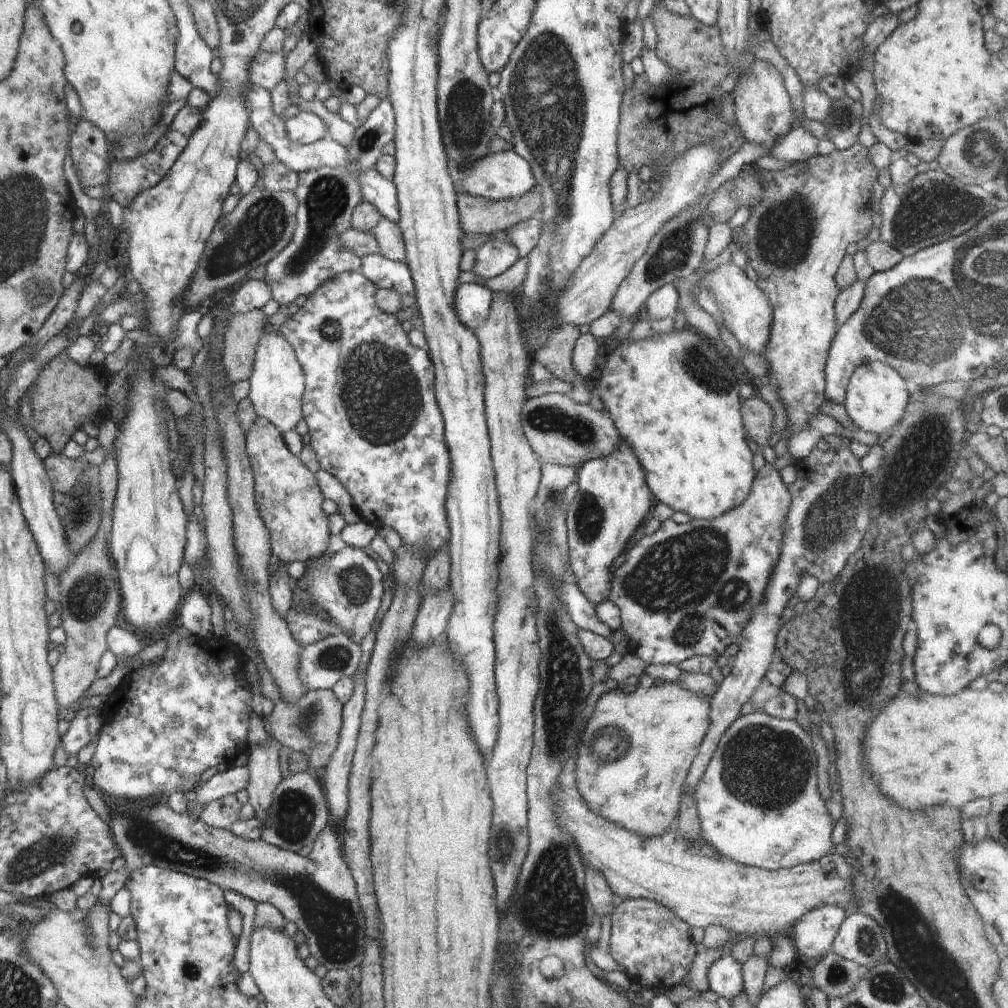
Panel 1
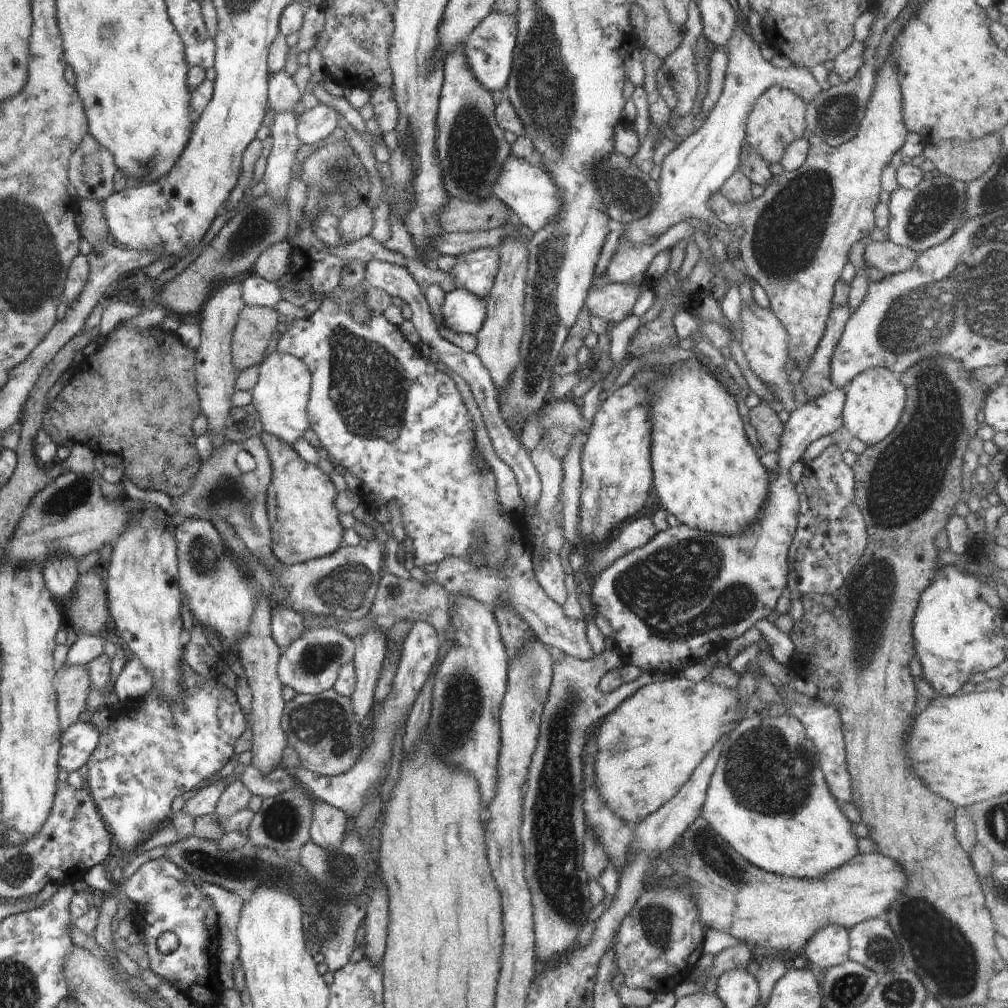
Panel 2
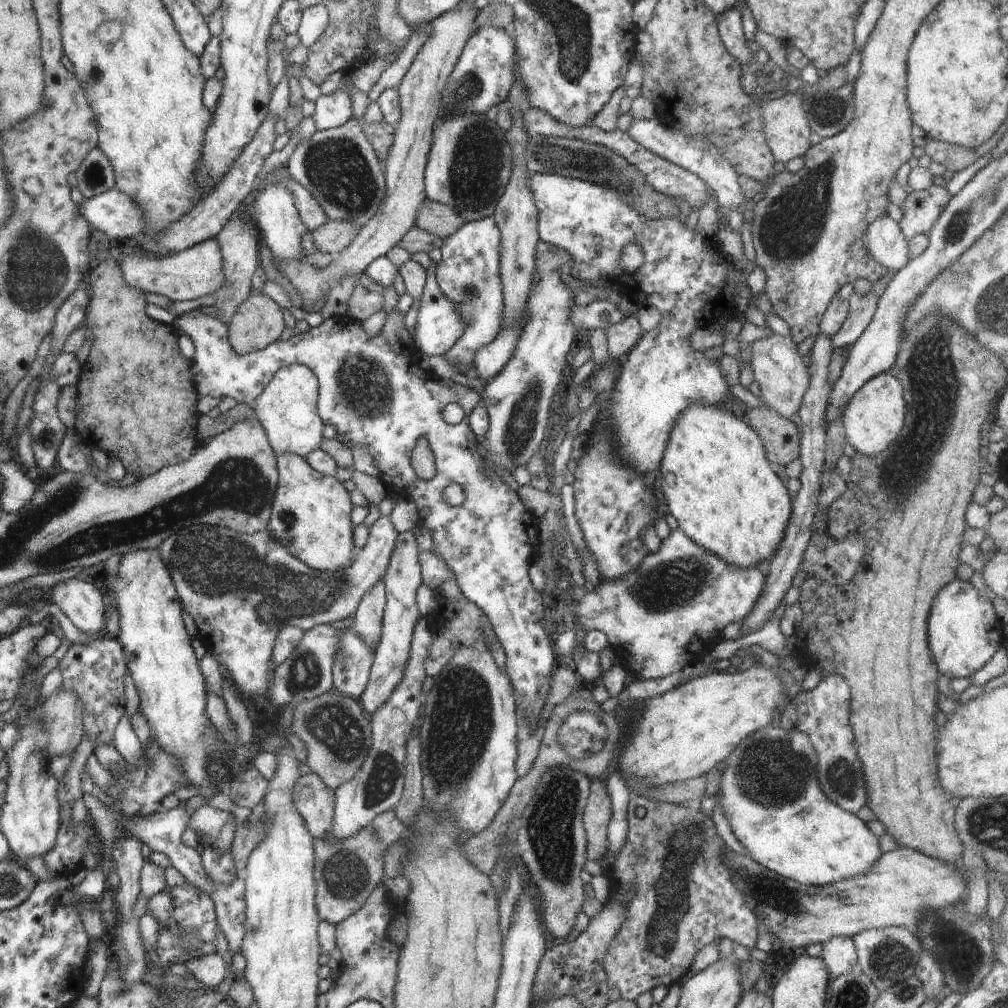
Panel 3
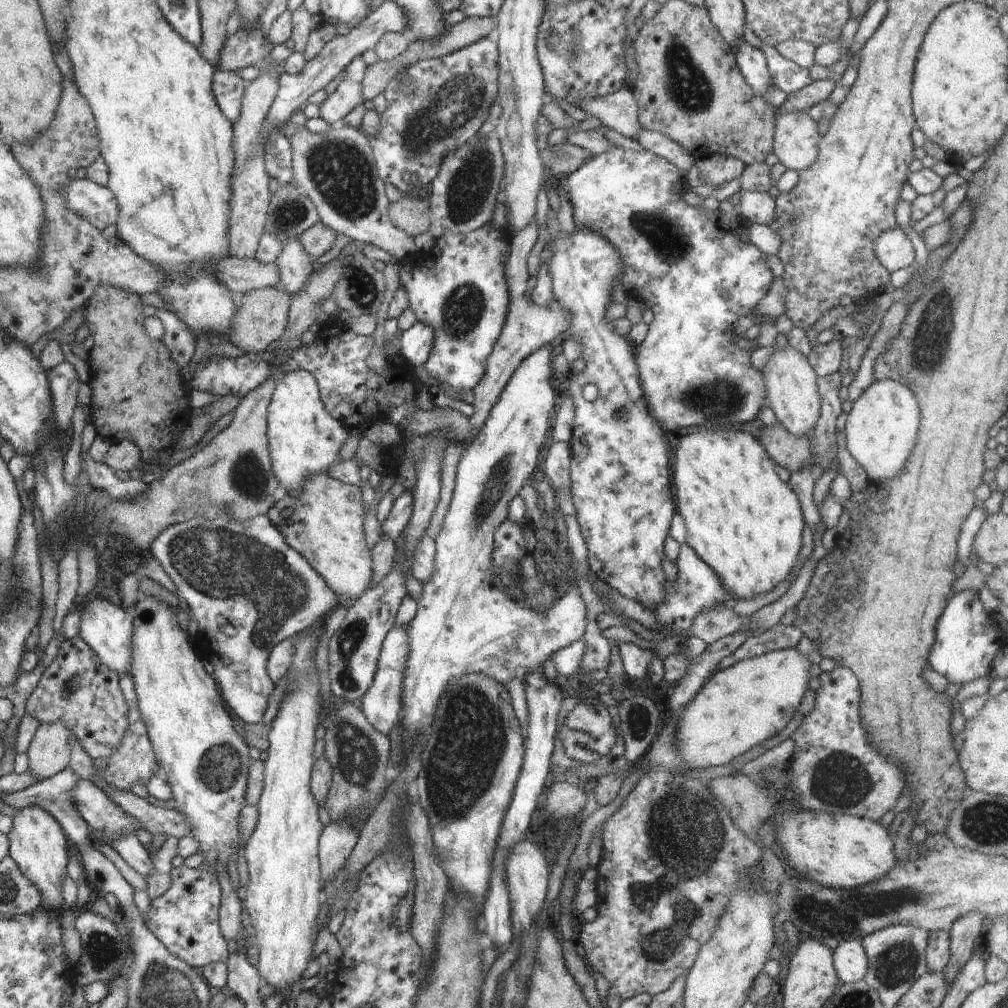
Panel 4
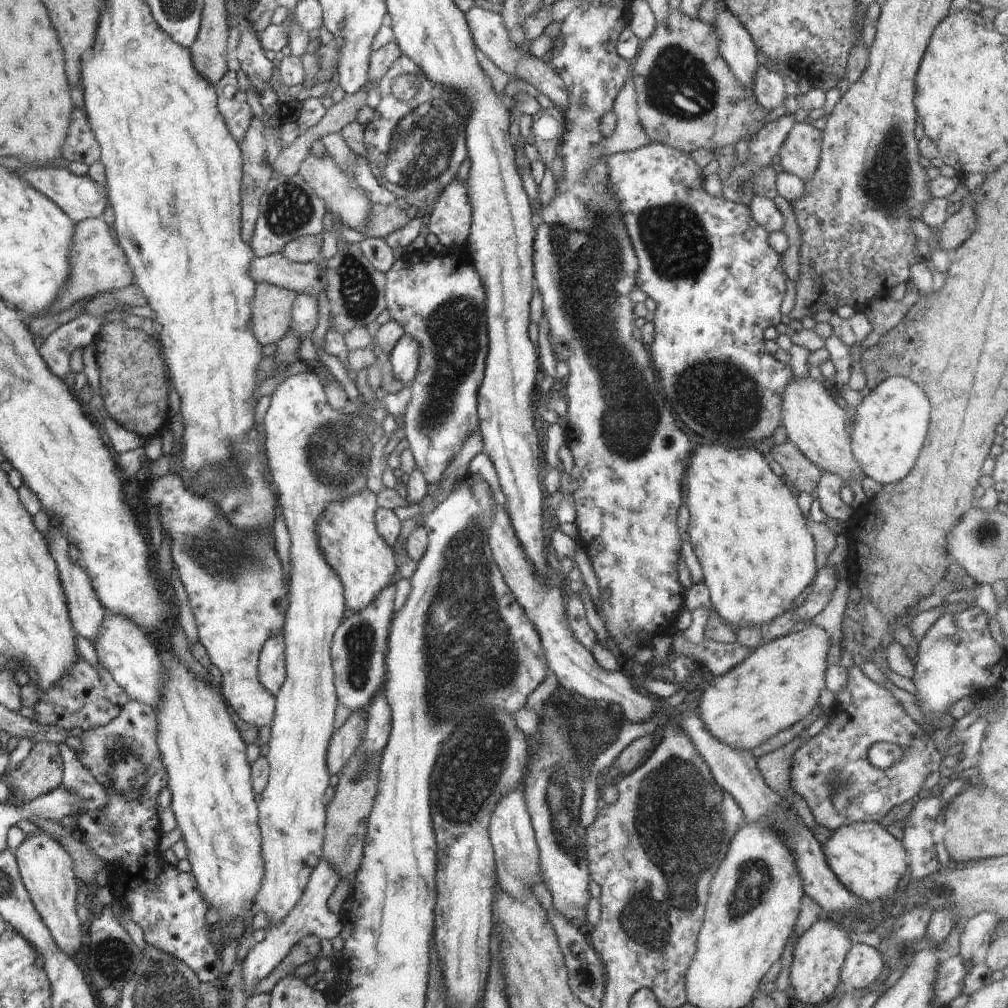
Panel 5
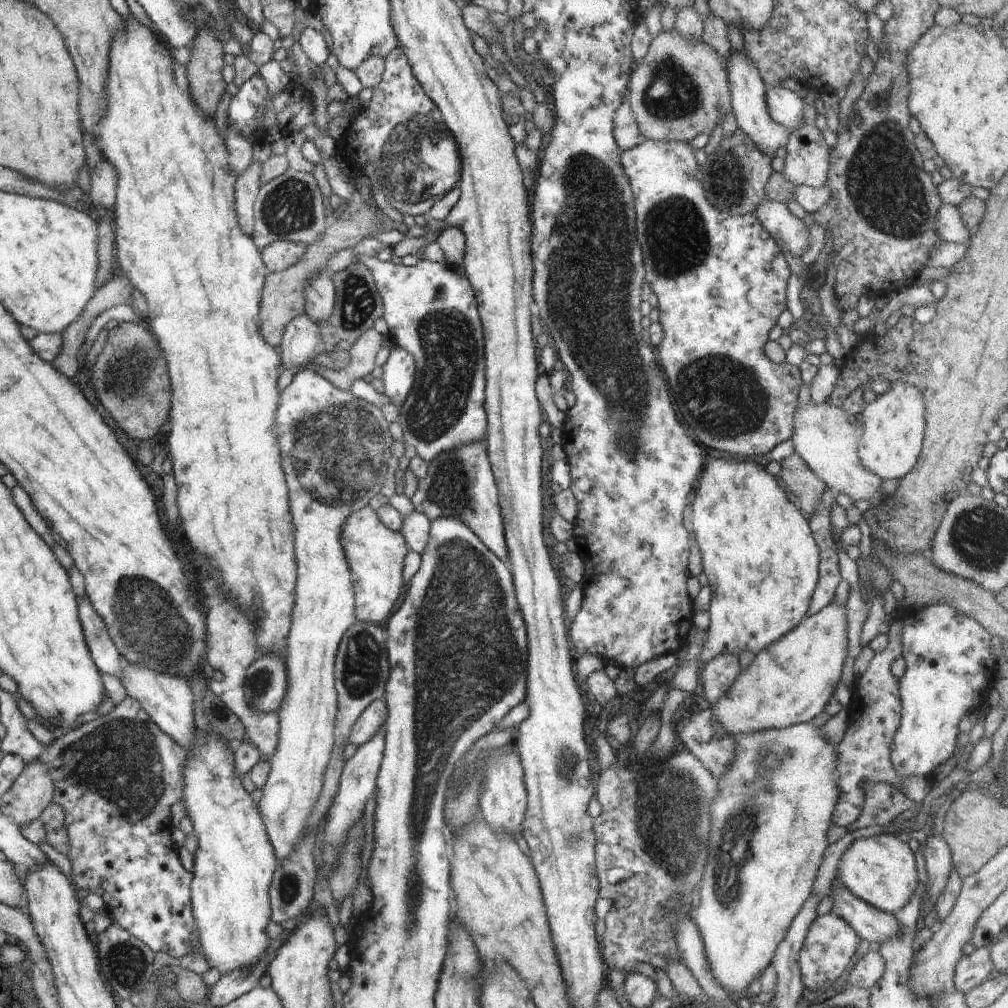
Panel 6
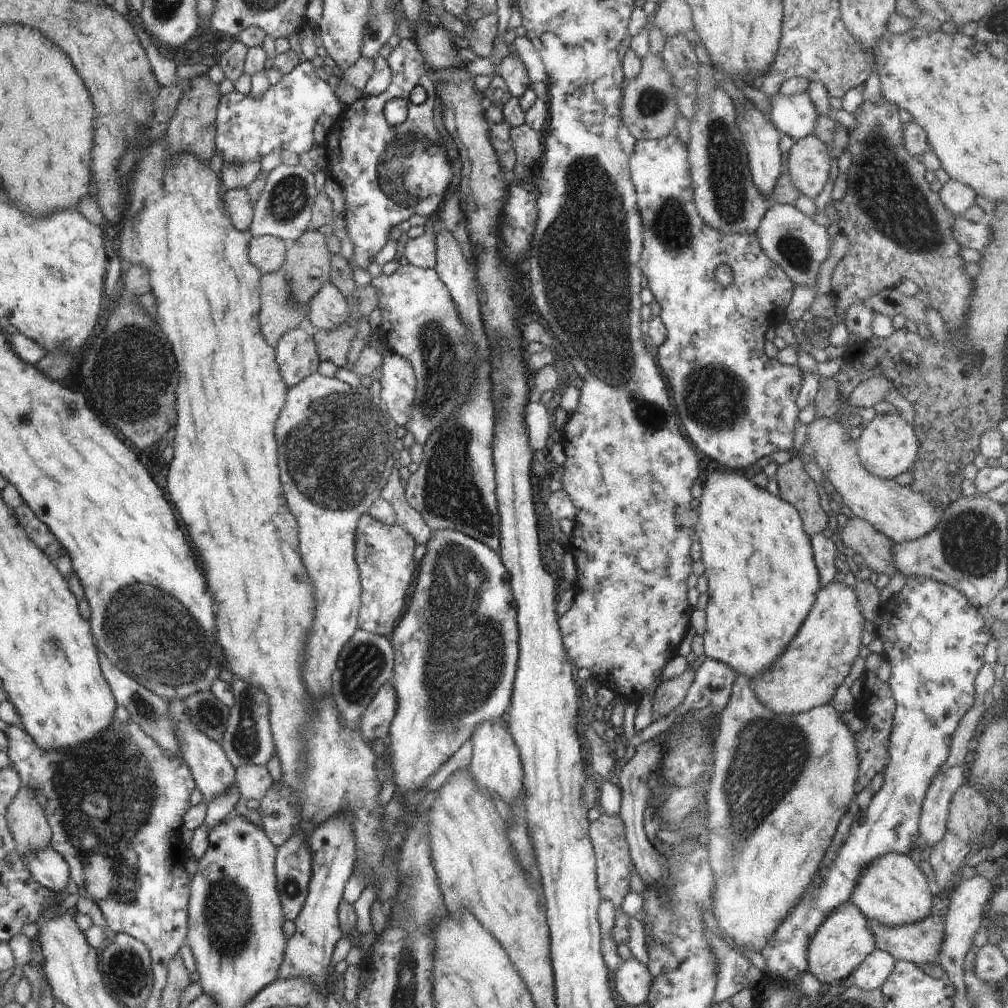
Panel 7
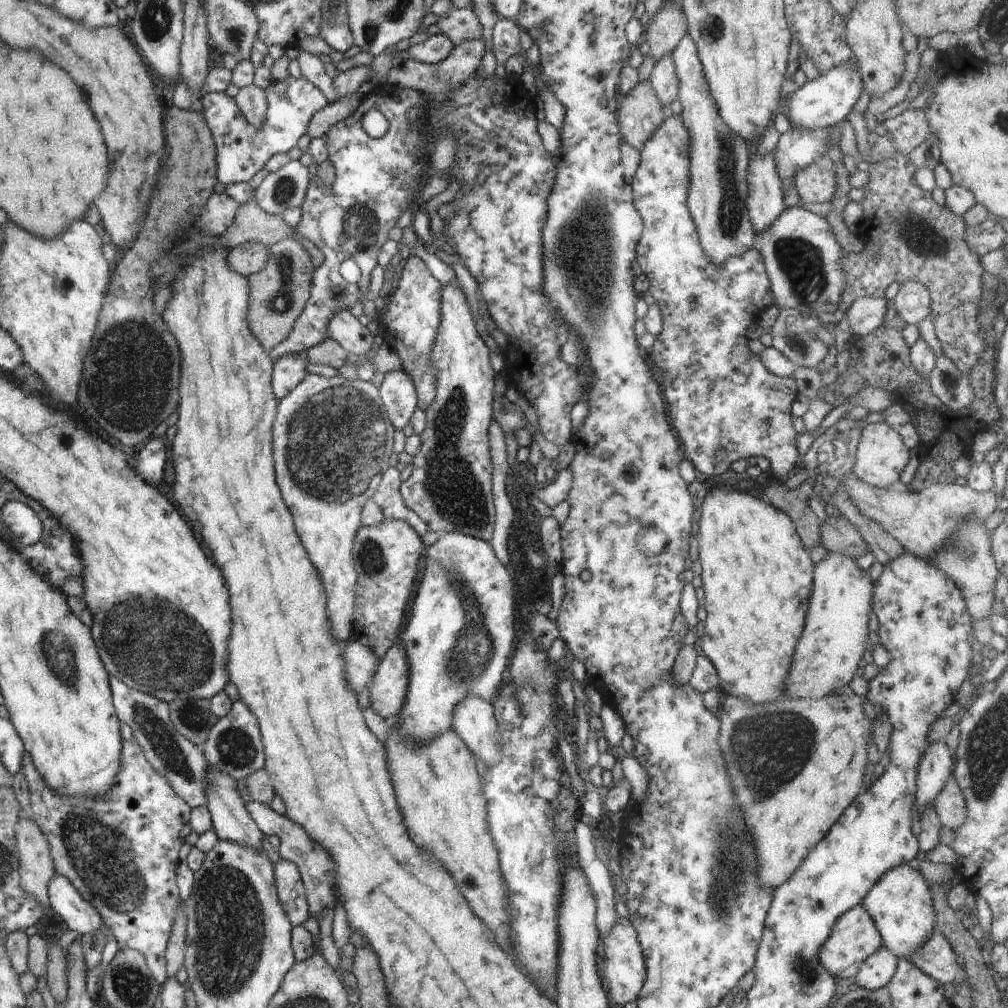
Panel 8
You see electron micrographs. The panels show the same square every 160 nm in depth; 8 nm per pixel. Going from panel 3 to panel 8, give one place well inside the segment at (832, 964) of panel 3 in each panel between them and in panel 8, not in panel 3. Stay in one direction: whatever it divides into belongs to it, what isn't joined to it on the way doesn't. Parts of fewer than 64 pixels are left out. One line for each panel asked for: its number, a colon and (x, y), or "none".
4: (850, 962)
5: (862, 967)
6: (869, 969)
7: (876, 967)
8: (877, 970)

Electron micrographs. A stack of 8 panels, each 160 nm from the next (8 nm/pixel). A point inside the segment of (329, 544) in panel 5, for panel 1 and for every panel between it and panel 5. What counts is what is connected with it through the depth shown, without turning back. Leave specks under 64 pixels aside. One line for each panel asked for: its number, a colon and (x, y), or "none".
1: (288, 498)
2: (304, 525)
3: (310, 516)
4: (325, 523)

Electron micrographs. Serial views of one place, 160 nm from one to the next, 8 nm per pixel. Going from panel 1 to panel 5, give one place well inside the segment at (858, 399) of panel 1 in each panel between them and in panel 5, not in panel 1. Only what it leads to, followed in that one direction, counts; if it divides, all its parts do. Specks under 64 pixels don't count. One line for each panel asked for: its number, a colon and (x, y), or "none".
2: (875, 399)
3: (874, 418)
4: (881, 429)
5: (890, 424)

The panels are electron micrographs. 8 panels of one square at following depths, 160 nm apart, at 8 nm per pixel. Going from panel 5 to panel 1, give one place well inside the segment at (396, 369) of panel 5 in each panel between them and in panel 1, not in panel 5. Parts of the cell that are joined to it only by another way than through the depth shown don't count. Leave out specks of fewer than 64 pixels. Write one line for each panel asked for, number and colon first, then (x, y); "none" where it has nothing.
1: (472, 301)
2: (463, 313)
3: (438, 327)
4: (416, 342)

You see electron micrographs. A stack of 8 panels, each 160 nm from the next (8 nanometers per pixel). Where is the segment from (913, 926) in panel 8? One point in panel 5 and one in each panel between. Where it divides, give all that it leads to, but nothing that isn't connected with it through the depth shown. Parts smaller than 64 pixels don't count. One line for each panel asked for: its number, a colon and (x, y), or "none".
5: (869, 862)
6: (881, 870)
7: (892, 890)

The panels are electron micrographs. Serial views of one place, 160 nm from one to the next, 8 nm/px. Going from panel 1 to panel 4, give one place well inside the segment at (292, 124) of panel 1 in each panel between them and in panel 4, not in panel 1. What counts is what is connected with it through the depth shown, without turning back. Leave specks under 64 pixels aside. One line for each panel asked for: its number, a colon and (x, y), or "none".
2: (315, 125)
3: (334, 111)
4: (347, 94)

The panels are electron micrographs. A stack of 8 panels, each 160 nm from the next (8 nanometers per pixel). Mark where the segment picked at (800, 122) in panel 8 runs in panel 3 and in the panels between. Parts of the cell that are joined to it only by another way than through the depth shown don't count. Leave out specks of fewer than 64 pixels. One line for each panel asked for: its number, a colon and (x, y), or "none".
3: (730, 28)
4: (752, 63)
5: (770, 90)
6: (785, 106)
7: (794, 115)

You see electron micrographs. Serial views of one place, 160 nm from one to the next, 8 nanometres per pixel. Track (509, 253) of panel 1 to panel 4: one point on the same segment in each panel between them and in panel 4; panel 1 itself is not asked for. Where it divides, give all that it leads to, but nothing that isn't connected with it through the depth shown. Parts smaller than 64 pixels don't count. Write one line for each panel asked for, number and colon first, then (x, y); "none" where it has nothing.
2: (476, 271)
3: (469, 273)
4: (462, 295)

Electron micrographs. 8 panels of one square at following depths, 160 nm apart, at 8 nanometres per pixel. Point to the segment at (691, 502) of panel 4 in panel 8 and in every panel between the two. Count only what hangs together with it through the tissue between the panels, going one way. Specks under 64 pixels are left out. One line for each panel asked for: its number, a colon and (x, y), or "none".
5: (746, 529)
6: (762, 563)
7: (759, 562)
8: (758, 579)

